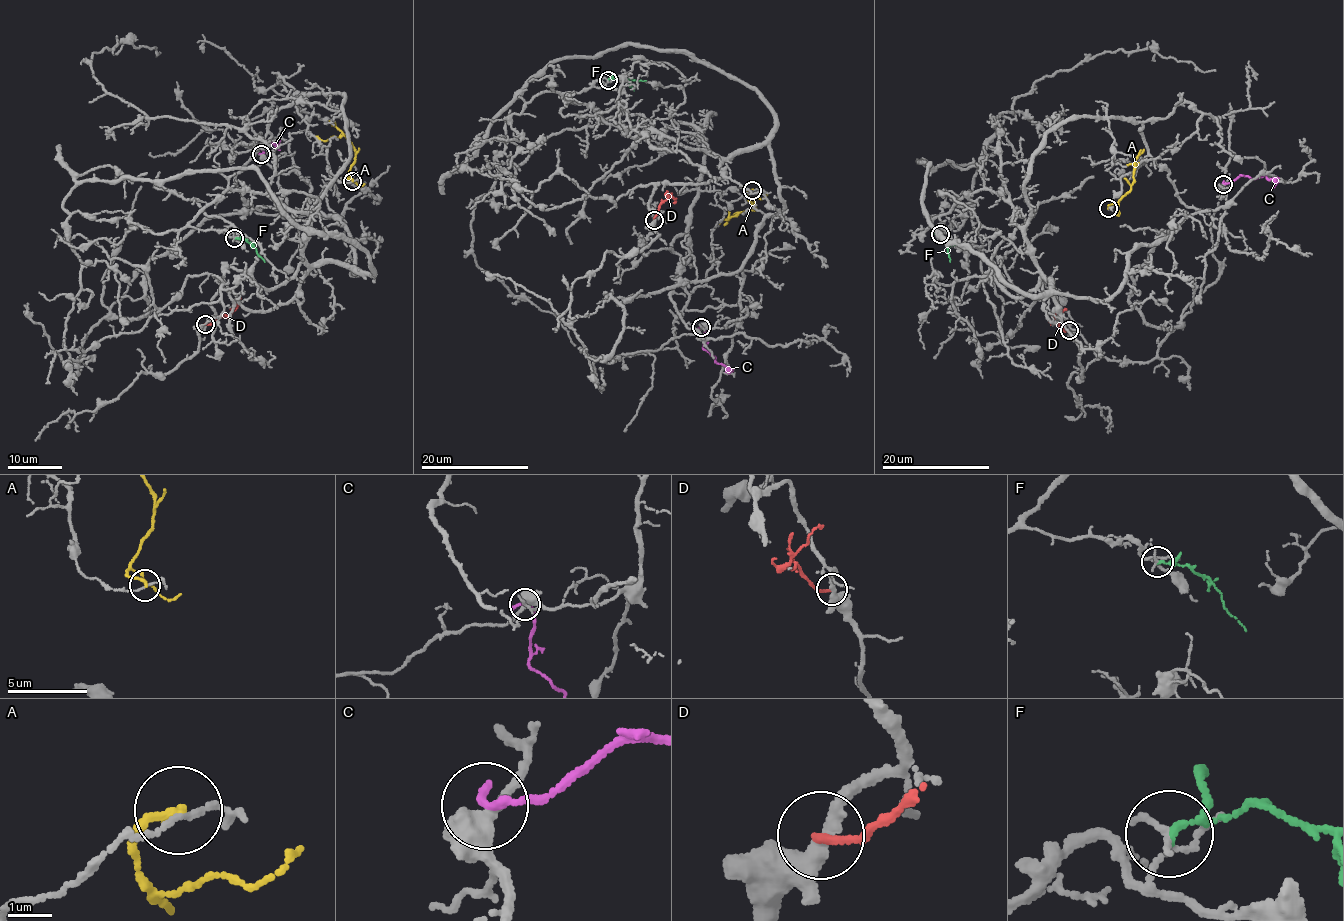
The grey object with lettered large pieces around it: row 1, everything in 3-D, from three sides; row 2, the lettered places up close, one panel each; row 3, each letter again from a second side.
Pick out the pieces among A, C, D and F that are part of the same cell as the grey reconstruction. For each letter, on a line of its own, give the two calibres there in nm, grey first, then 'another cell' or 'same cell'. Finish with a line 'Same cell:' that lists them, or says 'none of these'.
A: 100/200 nm | another cell
C: 480/240 nm | another cell
D: 360/150 nm | another cell
F: 110/130 nm | another cell
Same cell: none of these

